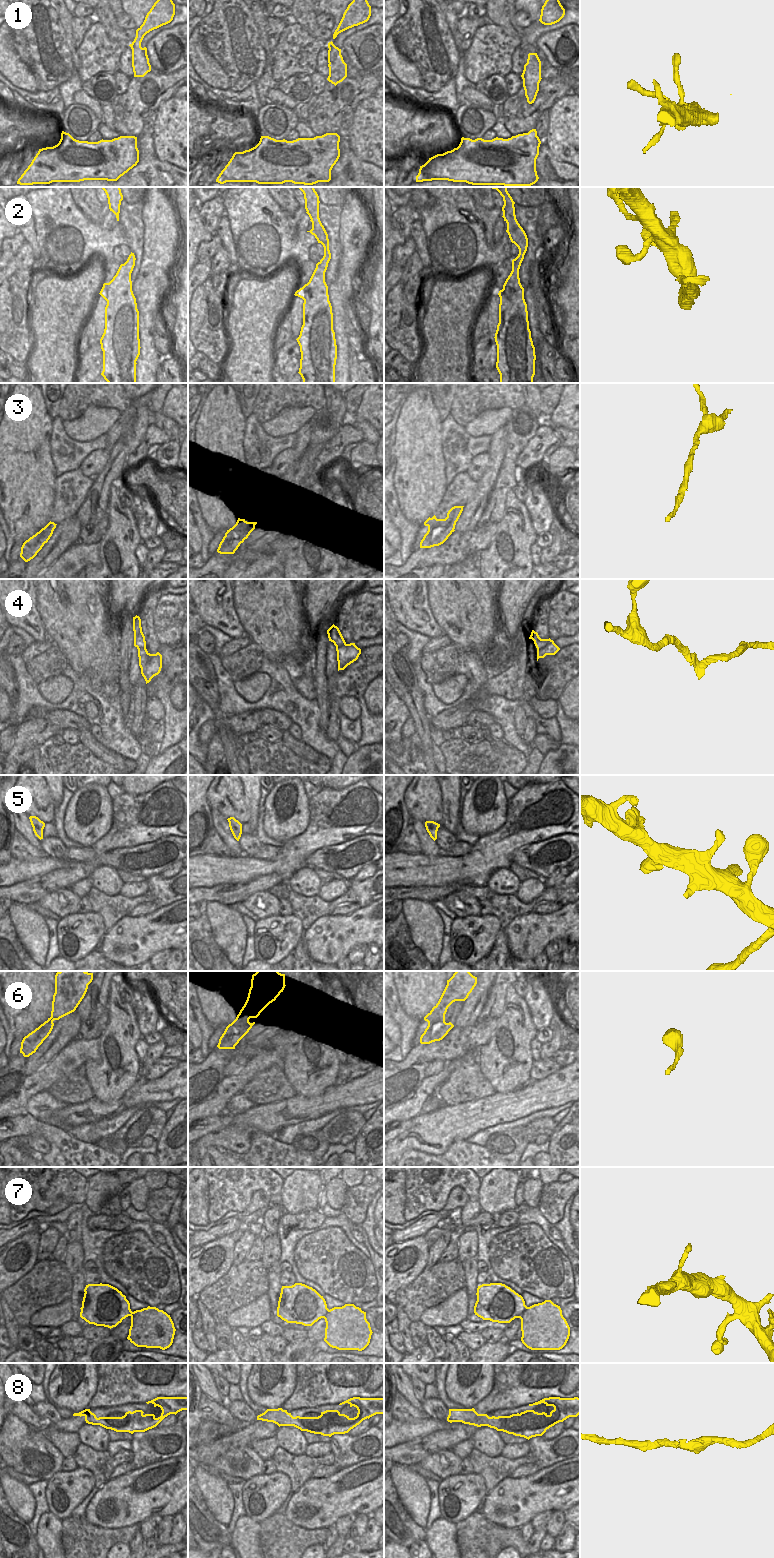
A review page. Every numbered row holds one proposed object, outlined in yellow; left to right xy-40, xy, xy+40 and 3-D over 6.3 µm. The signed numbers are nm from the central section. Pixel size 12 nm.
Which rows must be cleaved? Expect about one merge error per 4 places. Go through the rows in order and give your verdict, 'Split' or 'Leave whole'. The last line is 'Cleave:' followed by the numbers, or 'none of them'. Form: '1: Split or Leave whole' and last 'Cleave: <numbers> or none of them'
1: Leave whole
2: Split
3: Leave whole
4: Leave whole
5: Leave whole
6: Split
7: Leave whole
8: Leave whole
Cleave: 2, 6

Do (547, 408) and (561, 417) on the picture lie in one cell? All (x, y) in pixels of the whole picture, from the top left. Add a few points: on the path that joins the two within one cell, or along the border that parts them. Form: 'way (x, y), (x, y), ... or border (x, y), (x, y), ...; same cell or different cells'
border (561, 393), (559, 402), (551, 415); different cells

